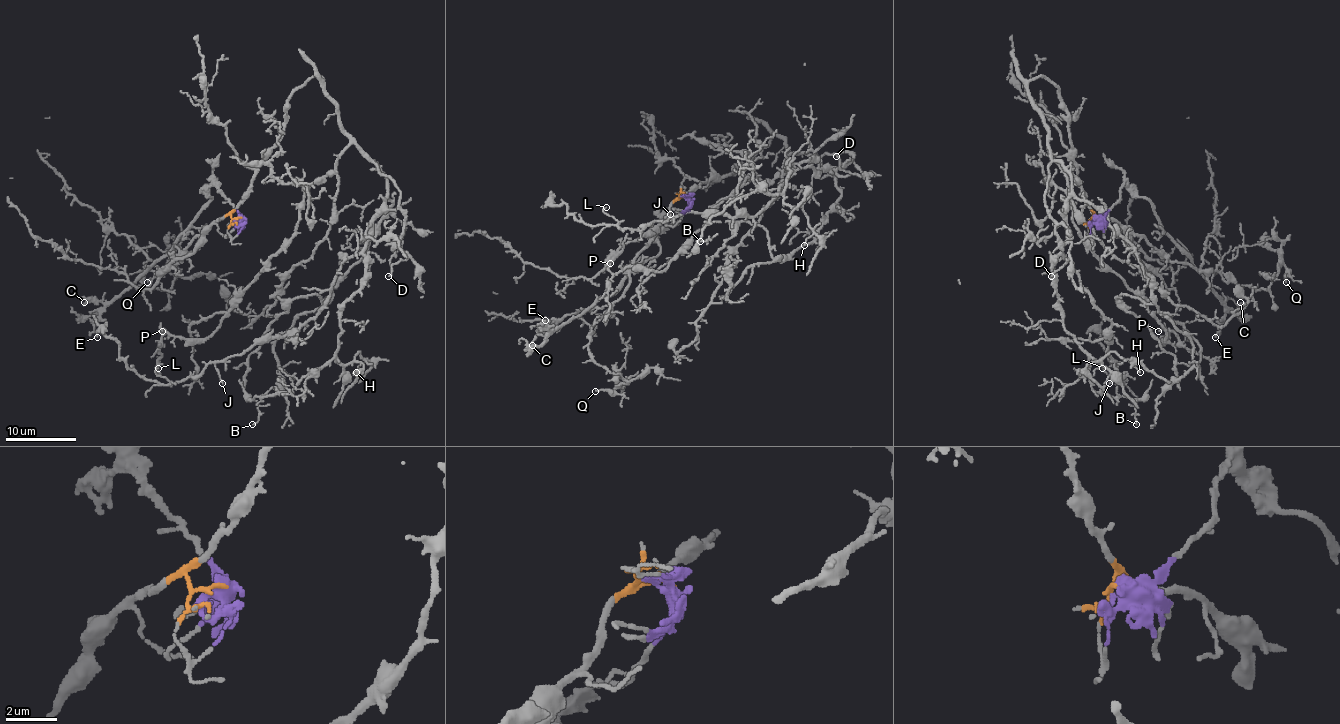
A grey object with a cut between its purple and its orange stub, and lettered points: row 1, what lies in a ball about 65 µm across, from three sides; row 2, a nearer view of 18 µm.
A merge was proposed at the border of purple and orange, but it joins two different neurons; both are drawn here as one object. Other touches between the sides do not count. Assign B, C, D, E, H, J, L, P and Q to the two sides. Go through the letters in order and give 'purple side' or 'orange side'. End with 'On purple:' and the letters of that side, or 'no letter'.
B: orange side
C: purple side
D: orange side
E: purple side
H: orange side
J: orange side
L: orange side
P: orange side
Q: orange side
On purple: C, E

